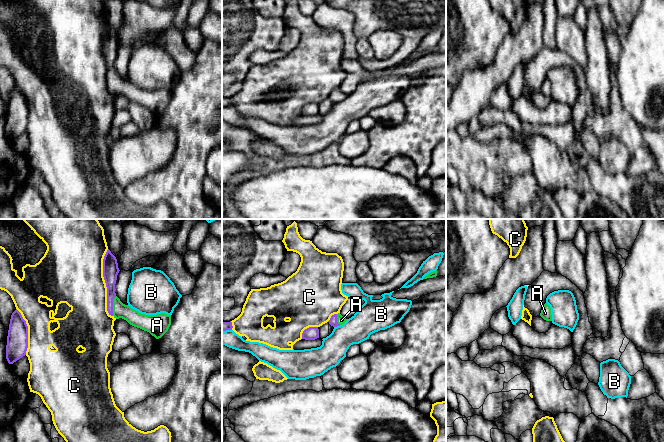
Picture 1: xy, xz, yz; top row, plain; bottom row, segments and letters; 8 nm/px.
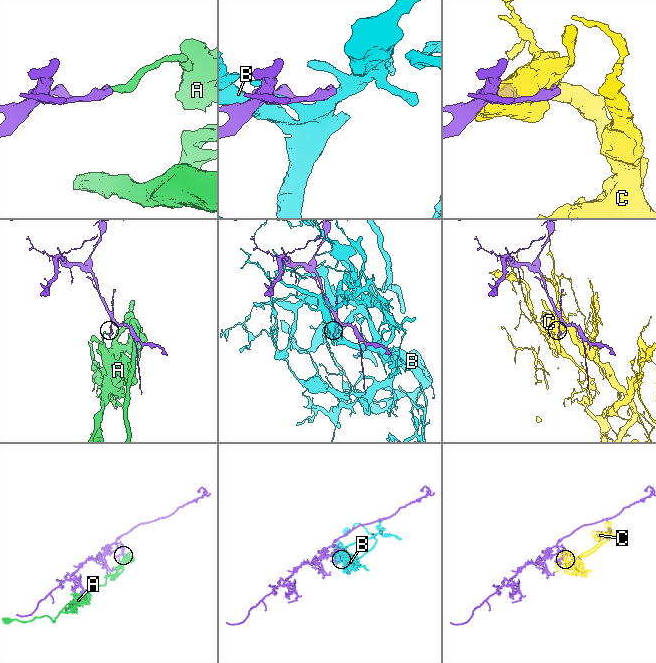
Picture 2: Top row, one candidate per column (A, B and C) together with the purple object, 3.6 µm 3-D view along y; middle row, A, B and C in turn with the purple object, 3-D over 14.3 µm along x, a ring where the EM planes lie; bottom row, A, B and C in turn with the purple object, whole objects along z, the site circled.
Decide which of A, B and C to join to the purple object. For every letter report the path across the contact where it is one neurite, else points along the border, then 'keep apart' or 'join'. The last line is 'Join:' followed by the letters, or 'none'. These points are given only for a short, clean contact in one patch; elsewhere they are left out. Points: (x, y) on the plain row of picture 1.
A: along xy (116, 72), (113, 75), (112, 91) | keep apart
B: keep apart
C: keep apart
Join: none

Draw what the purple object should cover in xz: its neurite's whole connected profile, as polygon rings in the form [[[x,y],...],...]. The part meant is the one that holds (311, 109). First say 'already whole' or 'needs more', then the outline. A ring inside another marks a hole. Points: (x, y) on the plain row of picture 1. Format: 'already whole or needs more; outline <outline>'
already whole; outline [[[309,103],[309,104],[305,105],[302,109],[302,115],[315,116],[317,114],[319,114],[318,103]]]

